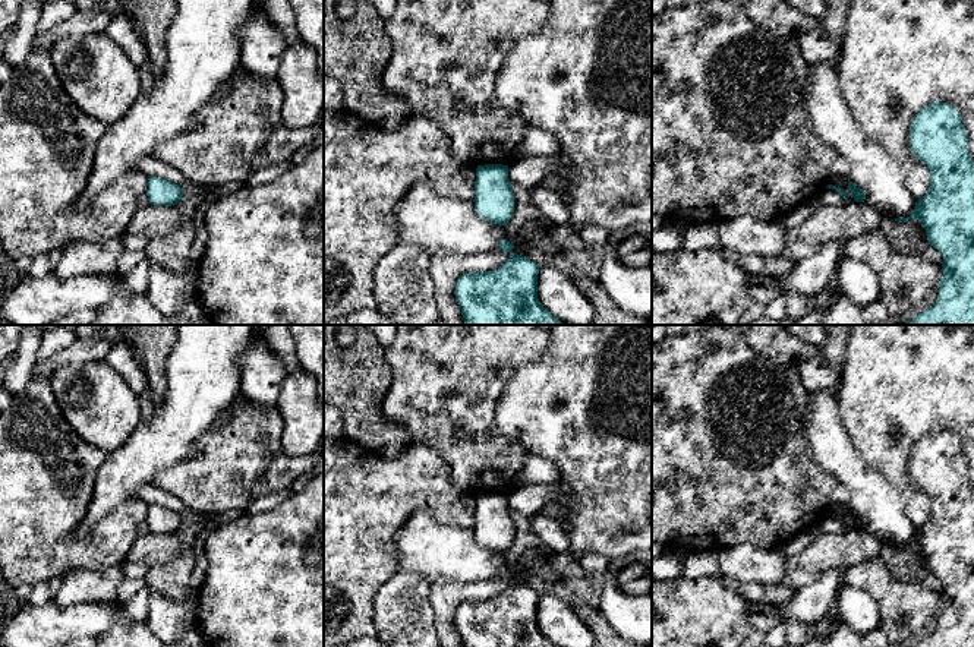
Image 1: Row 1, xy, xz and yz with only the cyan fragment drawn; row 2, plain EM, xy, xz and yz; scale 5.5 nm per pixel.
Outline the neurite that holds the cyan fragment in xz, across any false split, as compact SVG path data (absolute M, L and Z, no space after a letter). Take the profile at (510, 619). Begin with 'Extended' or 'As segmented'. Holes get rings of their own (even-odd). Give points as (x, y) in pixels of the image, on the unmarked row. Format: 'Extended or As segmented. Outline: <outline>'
As segmented. Outline: M507 566L497 577L510 581L502 594L463 602L456 610L463 647L557 647L538 627L539 594L514 583Z

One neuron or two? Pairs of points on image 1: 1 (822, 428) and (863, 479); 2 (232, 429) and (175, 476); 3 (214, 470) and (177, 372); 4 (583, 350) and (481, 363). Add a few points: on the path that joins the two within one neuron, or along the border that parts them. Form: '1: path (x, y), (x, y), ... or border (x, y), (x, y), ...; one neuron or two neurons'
1: path (828, 441), (850, 466); one neuron
2: path (218, 444), (189, 473); one neuron
3: border (223, 412), (201, 435); two neurons
4: border (551, 340), (538, 359), (526, 362), (511, 375); two neurons

